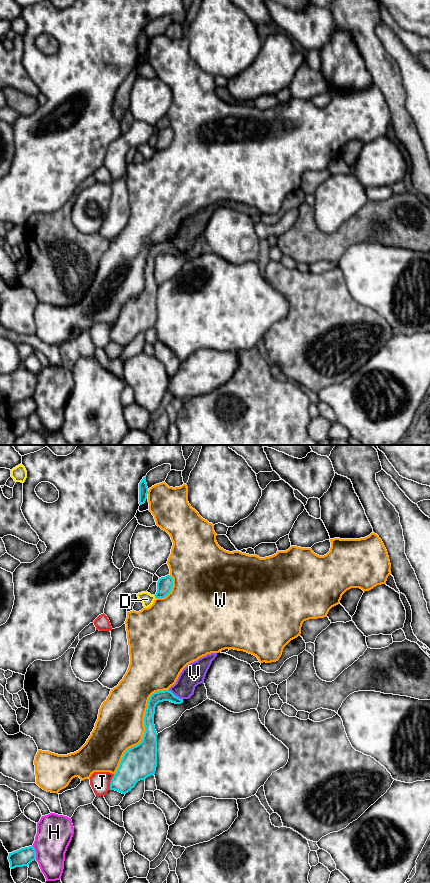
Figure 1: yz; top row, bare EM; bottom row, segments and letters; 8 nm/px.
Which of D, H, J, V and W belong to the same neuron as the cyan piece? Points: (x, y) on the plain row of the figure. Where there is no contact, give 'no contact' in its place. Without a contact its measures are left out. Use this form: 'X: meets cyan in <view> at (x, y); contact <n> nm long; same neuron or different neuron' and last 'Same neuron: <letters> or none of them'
D: meets cyan in yz at (155, 149); contact 40 nm long; different neuron
H: meets cyan in yz at (35, 404); contact 120 nm long; different neuron
J: meets cyan in yz at (111, 334); contact 130 nm long; different neuron
V: meets cyan in yz at (174, 247); contact 140 nm long; different neuron
W: meets cyan in yz at (145, 280); contact 800 nm long; different neuron
Same neuron: none of them

